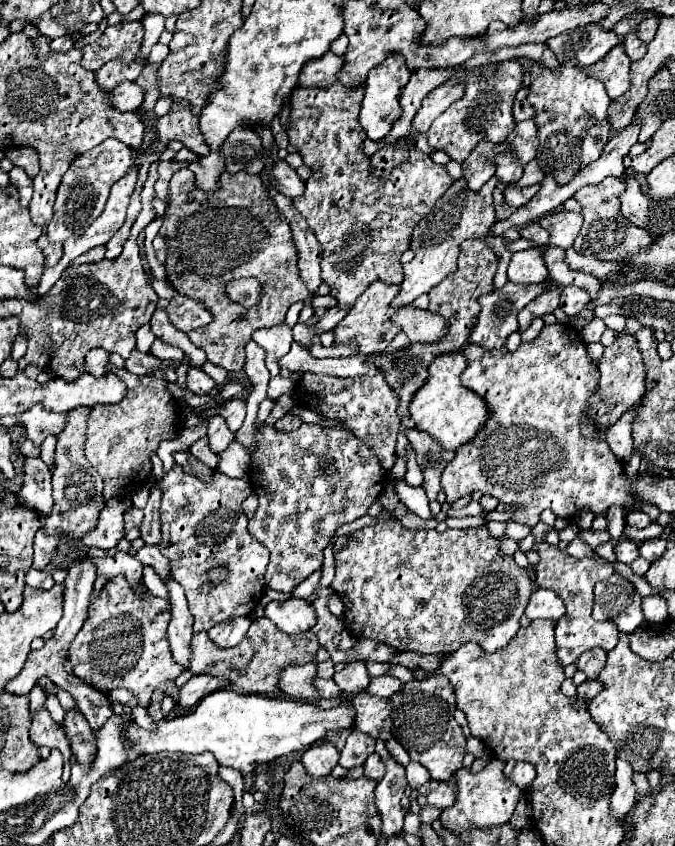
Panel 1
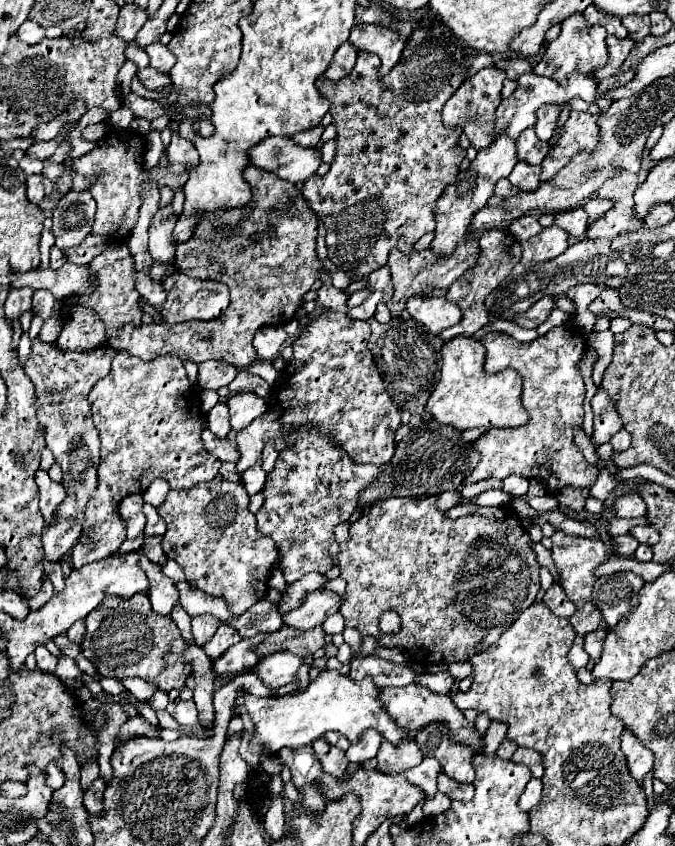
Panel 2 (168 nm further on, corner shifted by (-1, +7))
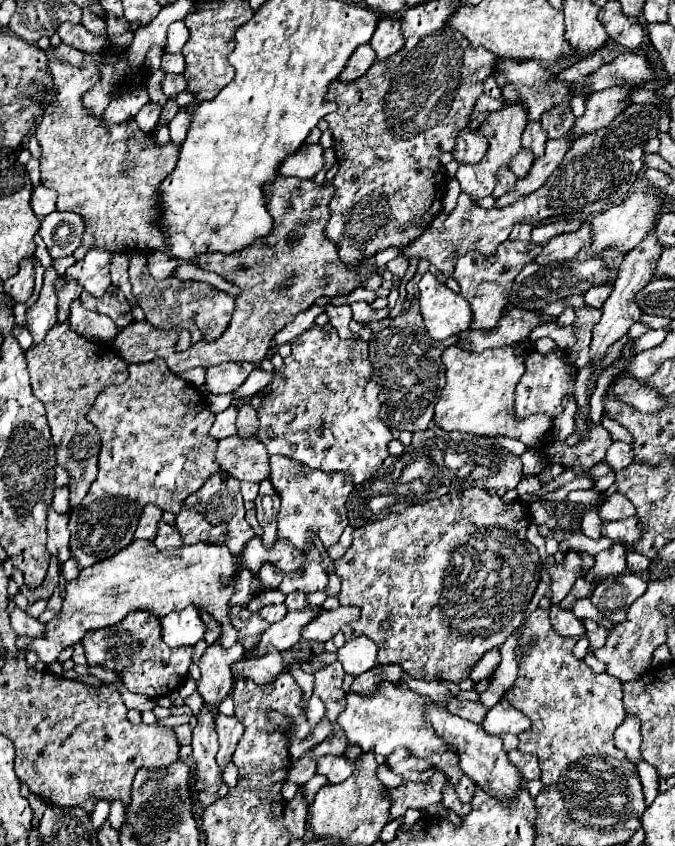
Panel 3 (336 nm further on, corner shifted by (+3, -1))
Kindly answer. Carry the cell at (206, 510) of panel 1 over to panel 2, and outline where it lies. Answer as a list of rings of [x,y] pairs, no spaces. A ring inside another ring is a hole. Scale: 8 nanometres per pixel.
[[[220,475],[214,481],[200,483],[190,491],[170,491],[168,499],[158,507],[158,513],[166,521],[166,535],[162,539],[164,553],[182,565],[186,579],[200,591],[224,597],[234,615],[242,615],[254,603],[262,601],[268,591],[268,579],[272,575],[272,563],[278,555],[274,541],[258,531],[256,515],[248,511],[248,493],[242,483],[230,483]]]

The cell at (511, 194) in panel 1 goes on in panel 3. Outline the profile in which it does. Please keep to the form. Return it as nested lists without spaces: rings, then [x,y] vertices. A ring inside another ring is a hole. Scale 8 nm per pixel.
[[[522,149],[522,151],[512,159],[512,163],[510,163],[510,171],[512,171],[518,179],[522,179],[522,177],[528,175],[532,163],[534,163],[534,155],[530,155],[530,151]]]

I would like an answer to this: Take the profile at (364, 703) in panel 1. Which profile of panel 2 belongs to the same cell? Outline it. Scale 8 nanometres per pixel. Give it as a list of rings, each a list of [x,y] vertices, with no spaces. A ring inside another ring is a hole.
[[[412,683],[412,685],[406,685],[406,687],[388,687],[388,689],[382,689],[382,695],[380,695],[382,703],[386,705],[386,711],[392,715],[392,719],[406,727],[408,731],[418,731],[430,723],[446,723],[448,731],[450,731],[450,737],[456,741],[456,743],[462,743],[466,747],[470,747],[474,753],[482,753],[482,747],[484,747],[484,735],[476,731],[474,725],[470,725],[464,717],[464,713],[452,703],[452,699],[448,695],[438,695],[434,691],[430,691],[428,687],[424,685],[418,685],[418,683]]]

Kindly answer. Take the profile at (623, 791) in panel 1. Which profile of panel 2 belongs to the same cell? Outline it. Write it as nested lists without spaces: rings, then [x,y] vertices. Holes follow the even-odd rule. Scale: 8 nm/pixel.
[[[624,729],[622,731],[622,751],[628,759],[628,767],[630,767],[630,773],[634,775],[634,779],[642,785],[642,779],[648,771],[652,771],[652,765],[654,765],[654,753],[648,751],[644,747],[644,743],[630,731],[630,729]]]

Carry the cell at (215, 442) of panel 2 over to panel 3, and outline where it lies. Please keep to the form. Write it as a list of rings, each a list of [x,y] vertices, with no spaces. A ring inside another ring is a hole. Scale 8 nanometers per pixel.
[[[226,437],[218,441],[216,461],[222,471],[234,475],[238,481],[260,483],[270,475],[266,447],[254,437]]]

